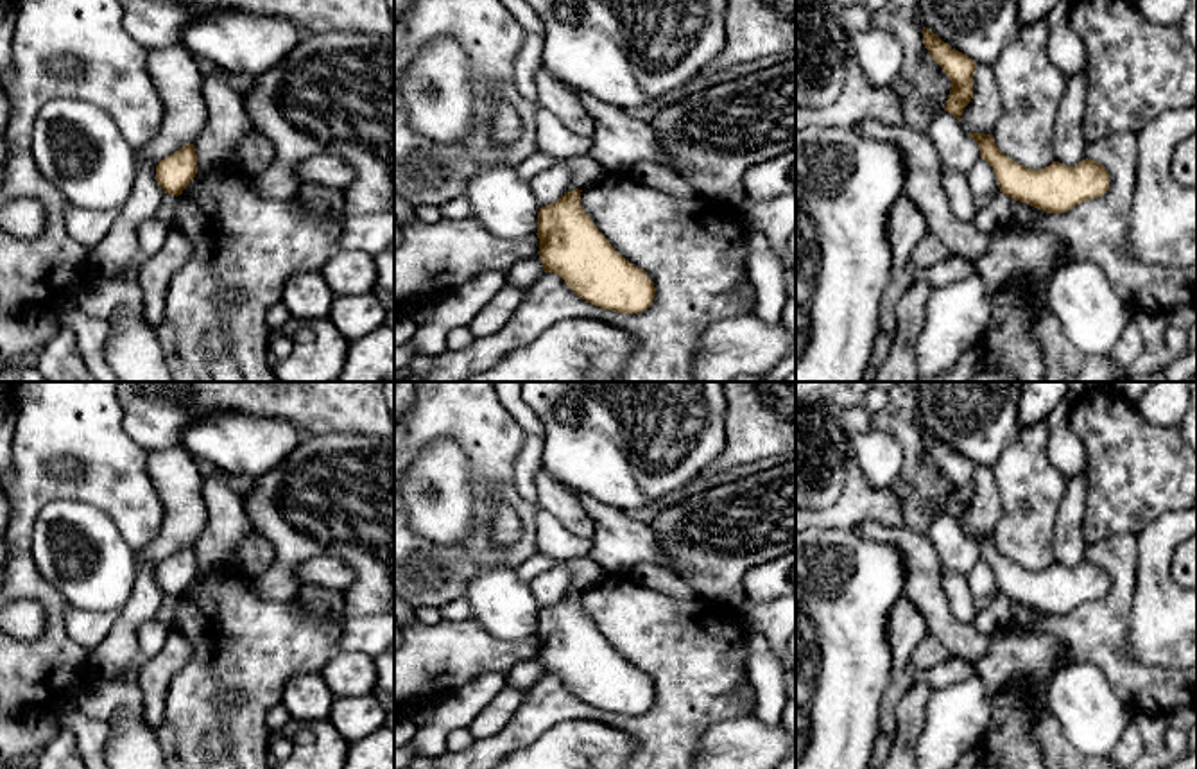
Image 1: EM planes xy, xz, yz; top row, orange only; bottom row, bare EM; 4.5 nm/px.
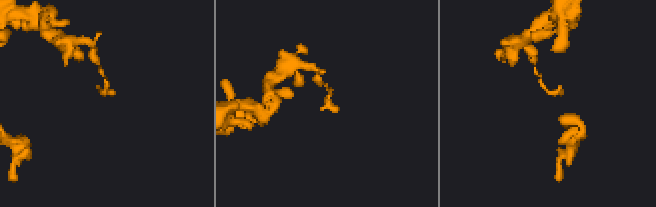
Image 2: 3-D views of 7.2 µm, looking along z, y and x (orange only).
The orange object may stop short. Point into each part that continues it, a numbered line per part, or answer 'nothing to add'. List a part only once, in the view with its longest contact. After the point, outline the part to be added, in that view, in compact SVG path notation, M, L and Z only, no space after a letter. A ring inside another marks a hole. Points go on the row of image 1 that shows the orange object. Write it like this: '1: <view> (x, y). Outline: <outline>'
nothing to add

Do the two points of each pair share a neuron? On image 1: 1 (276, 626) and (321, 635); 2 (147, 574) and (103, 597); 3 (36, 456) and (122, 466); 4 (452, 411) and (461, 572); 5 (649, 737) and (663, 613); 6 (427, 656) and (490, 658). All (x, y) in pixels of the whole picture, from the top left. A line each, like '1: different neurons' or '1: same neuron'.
1: same neuron
2: different neurons
3: same neuron
4: same neuron
5: same neuron
6: same neuron

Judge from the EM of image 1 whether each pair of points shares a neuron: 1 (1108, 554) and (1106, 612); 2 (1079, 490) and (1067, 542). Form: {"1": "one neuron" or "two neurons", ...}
{"1": "one neuron", "2": "one neuron"}

